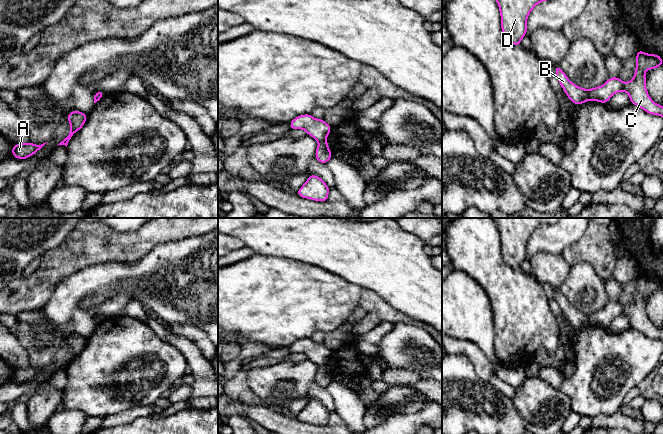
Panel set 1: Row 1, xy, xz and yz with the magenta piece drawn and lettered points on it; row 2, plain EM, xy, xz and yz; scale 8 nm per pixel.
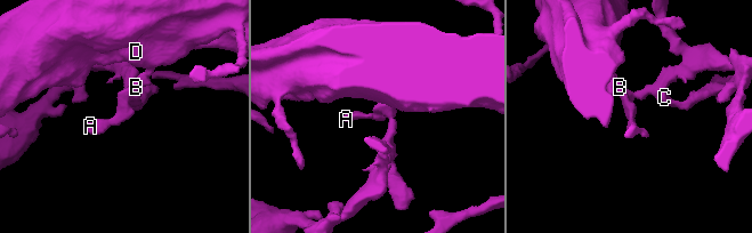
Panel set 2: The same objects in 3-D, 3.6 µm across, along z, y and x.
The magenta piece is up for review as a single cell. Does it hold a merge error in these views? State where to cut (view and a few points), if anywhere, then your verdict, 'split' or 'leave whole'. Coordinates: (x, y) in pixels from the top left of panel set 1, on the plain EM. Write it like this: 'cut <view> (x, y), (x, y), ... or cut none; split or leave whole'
cut yz (587, 314), (589, 323); split

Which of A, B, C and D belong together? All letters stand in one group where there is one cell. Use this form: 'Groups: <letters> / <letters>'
Groups: A B D / C

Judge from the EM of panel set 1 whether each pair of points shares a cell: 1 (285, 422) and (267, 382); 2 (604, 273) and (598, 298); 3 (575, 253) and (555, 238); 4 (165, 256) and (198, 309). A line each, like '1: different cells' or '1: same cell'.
1: different cells
2: different cells
3: different cells
4: same cell

